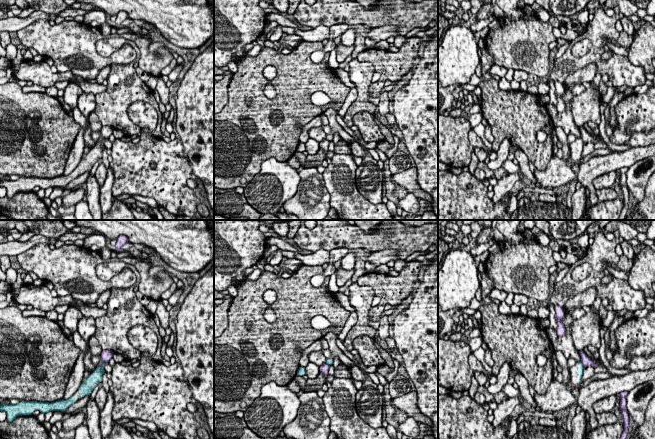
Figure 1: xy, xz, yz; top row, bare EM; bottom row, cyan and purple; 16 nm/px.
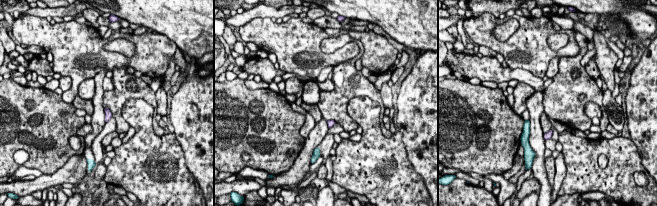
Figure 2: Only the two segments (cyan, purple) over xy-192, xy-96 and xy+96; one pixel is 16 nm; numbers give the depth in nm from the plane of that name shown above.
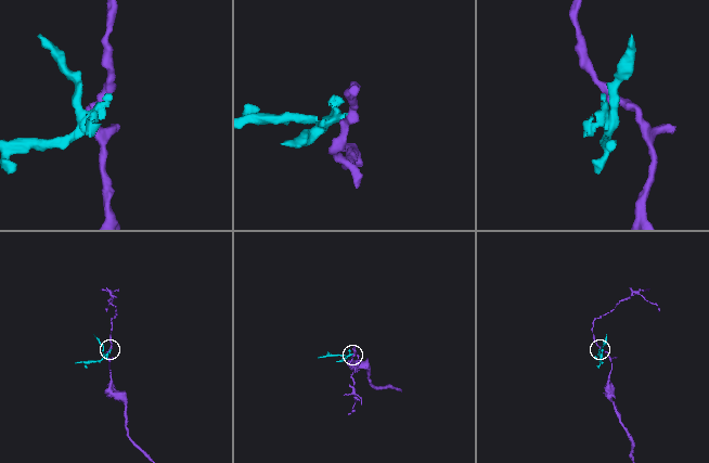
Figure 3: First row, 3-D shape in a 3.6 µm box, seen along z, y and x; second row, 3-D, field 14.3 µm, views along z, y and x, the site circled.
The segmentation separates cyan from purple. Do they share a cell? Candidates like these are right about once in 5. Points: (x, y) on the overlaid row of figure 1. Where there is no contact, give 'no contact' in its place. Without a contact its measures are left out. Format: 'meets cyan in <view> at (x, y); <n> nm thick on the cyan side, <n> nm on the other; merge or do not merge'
meets cyan in xy at (104, 362); 160 nm thick on the cyan side, 180 nm on the other; do not merge

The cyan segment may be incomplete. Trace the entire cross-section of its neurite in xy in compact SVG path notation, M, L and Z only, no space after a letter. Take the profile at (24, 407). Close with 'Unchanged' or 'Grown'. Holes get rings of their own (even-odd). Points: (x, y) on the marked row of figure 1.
M104 362L101 366L96 367L91 375L83 378L78 390L69 399L62 399L55 402L37 402L37 401L21 401L18 404L2 403L0 411L7 413L7 421L12 422L17 416L32 415L34 411L39 410L41 413L49 411L66 411L72 404L86 395L90 395L95 387L102 382L102 375L105 372L104 366L108 362Z. Grown

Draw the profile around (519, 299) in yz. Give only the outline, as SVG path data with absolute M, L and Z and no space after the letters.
M514 294L513 303L518 307L521 307L522 305L526 305L528 303L528 297L522 294Z

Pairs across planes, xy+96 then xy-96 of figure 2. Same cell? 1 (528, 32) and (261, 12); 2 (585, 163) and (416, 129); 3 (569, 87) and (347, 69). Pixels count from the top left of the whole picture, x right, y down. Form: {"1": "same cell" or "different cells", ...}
{"1": "different cells", "2": "different cells", "3": "same cell"}

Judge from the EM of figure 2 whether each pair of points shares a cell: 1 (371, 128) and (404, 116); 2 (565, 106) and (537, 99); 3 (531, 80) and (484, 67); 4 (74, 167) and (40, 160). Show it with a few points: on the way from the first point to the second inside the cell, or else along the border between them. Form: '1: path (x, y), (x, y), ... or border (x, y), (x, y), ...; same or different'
1: border (397, 130), (402, 135), (406, 152); different
2: border (542, 92), (544, 111); different
3: path (519, 74), (496, 73); same
4: border (83, 154), (72, 155), (53, 173), (43, 174); different

